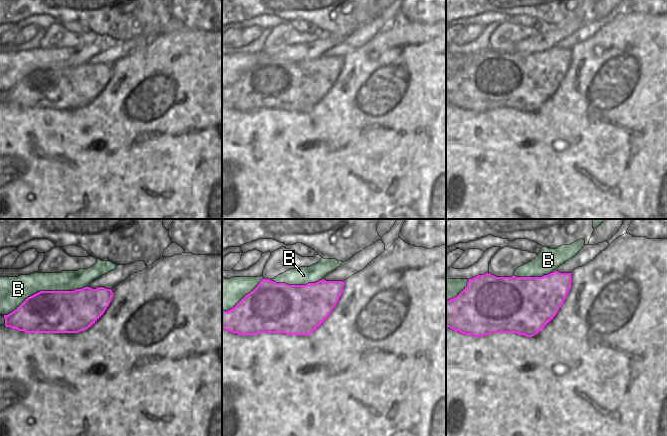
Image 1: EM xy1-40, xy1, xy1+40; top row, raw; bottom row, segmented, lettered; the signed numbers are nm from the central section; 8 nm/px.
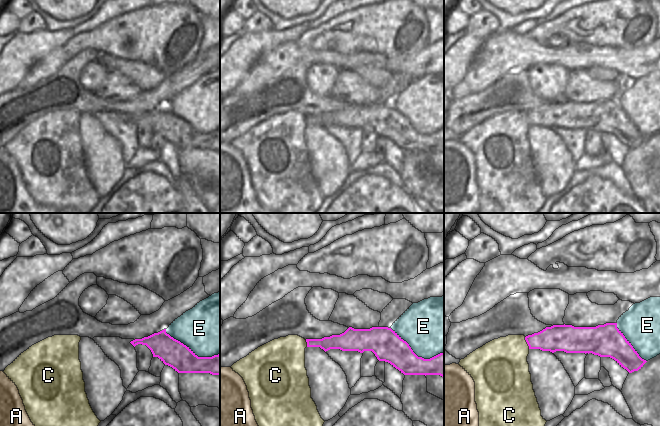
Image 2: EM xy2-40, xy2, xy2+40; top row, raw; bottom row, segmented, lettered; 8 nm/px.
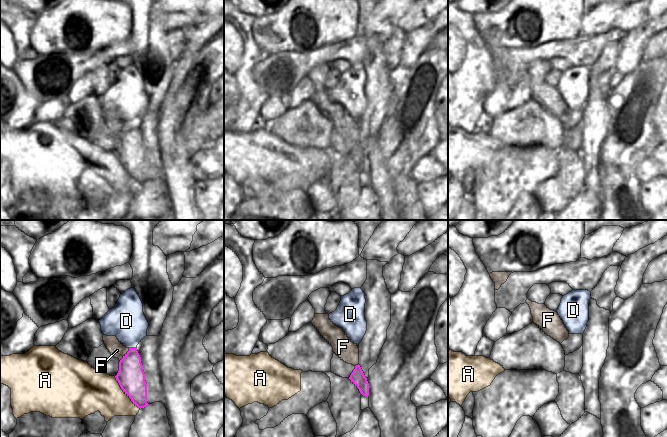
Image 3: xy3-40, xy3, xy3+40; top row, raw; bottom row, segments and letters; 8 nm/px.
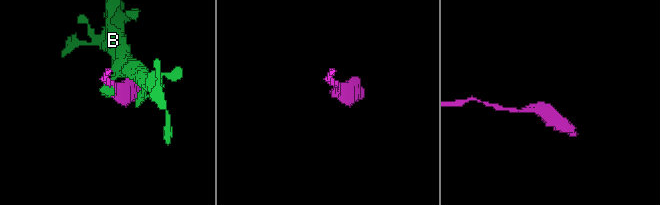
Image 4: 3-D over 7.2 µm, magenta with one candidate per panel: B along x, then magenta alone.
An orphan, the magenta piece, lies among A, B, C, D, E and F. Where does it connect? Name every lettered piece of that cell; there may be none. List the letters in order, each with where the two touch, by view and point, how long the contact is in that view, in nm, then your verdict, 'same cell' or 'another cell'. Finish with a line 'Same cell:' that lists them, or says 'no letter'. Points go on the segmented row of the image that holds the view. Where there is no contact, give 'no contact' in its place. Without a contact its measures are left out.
A: meets magenta in xy3-40 at (125, 393); contact 340 nm long; another cell
B: meets magenta in xy1-40 at (45, 291); contact 700 nm long; another cell
C: meets magenta in xy2+40 at (527, 343); contact 100 nm long; another cell
D: meets magenta in xy3-40 at (133, 348); contact 60 nm long; another cell
E: meets magenta in xy2-40 at (190, 349); contact 480 nm long; another cell
F: meets magenta in xy3-40 at (125, 354); contact 130 nm long; same cell
Same cell: F

